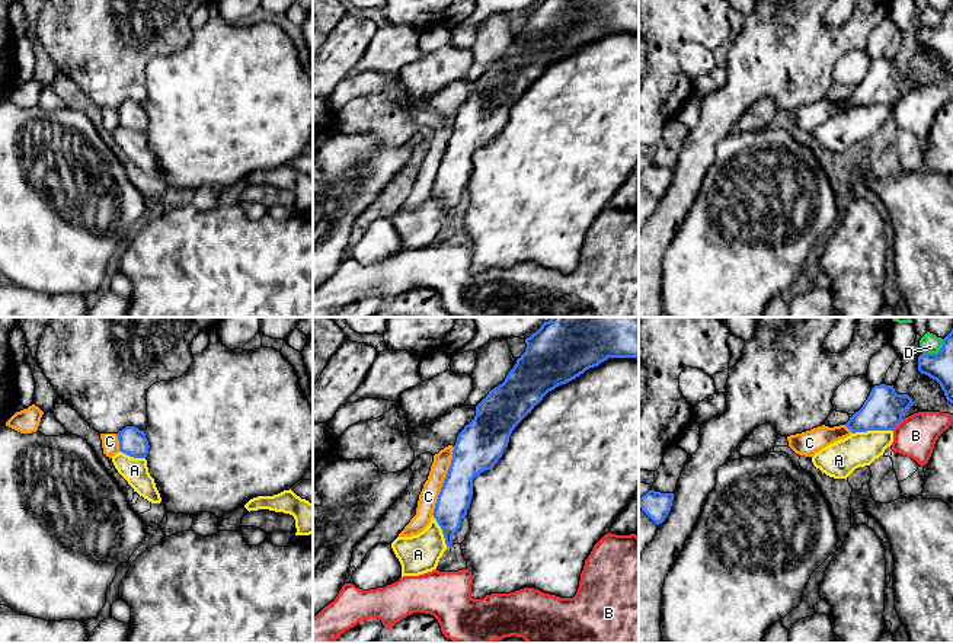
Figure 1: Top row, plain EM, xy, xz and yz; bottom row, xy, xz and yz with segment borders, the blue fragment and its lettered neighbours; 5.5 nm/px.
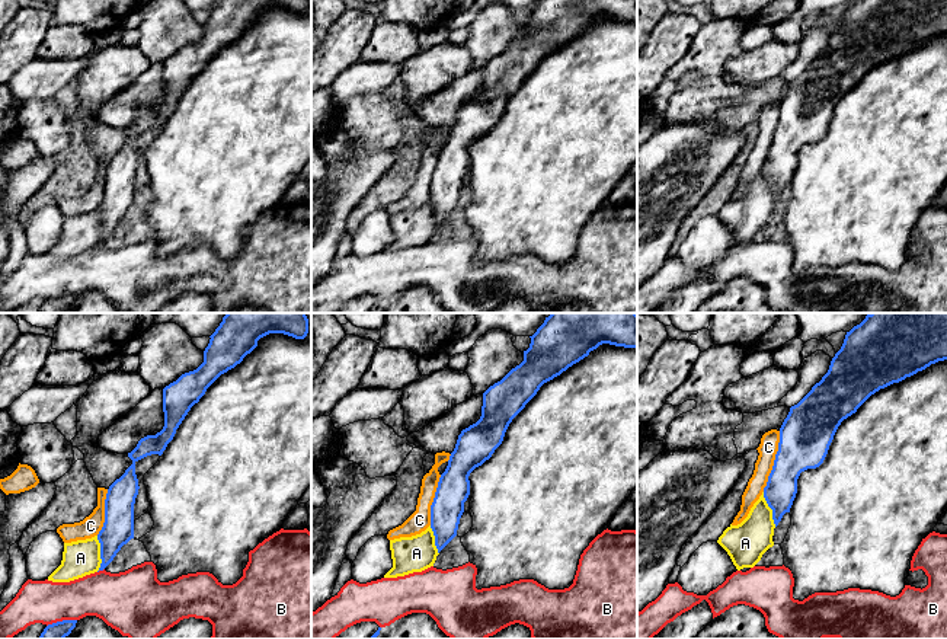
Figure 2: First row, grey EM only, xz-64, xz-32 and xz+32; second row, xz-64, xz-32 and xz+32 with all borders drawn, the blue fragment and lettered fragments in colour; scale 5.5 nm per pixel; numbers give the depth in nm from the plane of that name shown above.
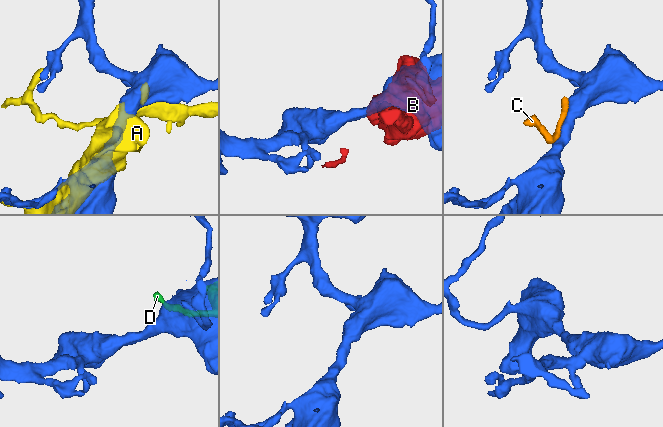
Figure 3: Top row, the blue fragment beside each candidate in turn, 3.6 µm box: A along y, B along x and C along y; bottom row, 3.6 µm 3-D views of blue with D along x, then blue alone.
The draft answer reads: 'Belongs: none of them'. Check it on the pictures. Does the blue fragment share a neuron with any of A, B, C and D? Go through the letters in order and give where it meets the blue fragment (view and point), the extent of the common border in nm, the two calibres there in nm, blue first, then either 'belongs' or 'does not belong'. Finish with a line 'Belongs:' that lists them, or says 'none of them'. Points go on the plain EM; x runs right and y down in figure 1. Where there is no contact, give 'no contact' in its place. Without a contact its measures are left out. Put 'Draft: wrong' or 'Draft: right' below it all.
A: yz (872, 104) | 220 nm | 220/200 nm | does not belong
B: yz (898, 98) | 90 nm | 220/220 nm | does not belong
C: xz (444, 154) | 400 nm | 240/100 nm | does not belong
D: yz (937, 26) | 140 nm | 150/110 nm | does not belong
Belongs: none of them
Draft: right

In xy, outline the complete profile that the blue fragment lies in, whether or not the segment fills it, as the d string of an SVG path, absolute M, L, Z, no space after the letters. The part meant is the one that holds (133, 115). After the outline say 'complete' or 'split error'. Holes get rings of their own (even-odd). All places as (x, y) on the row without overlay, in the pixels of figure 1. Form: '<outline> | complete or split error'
M127 100L116 108L119 115L119 125L134 131L134 132L145 132L148 128L148 115L145 112L144 105L140 105L135 100Z | complete

